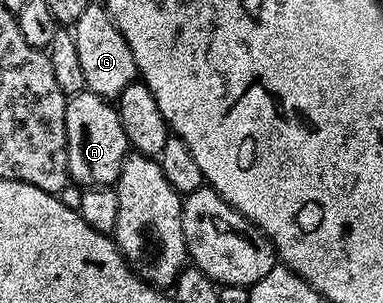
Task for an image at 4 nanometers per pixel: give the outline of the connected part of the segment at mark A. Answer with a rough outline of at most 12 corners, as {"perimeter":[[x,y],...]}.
{"perimeter":[[66,99],[70,177],[114,185],[130,149],[116,107]]}

